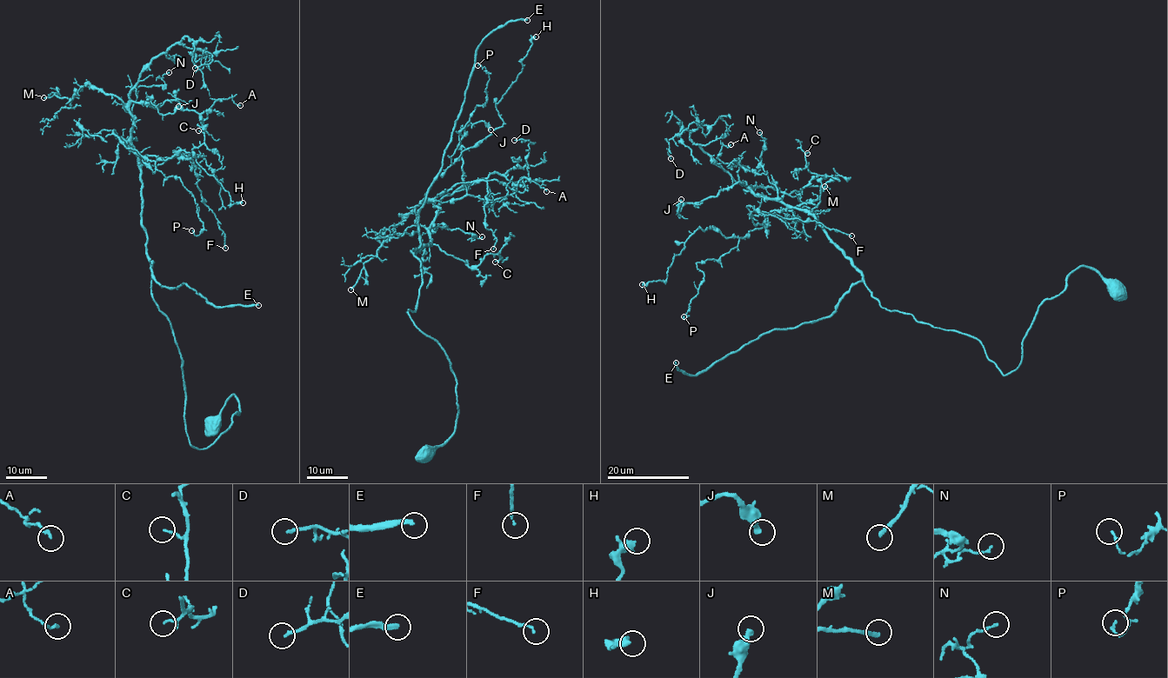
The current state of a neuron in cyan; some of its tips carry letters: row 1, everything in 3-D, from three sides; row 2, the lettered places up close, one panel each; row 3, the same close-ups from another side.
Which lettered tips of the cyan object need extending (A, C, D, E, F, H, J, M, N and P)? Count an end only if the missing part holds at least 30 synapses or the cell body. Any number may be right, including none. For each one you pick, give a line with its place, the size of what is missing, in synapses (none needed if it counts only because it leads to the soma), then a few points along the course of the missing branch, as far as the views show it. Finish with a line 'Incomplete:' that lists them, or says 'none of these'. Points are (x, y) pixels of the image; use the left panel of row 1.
E: place (258, 305); 130 synapses
Incomplete: E

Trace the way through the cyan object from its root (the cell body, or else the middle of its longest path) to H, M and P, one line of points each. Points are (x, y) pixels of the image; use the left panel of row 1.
H: (213, 425), (238, 401), (211, 445), (190, 445), (138, 158), (113, 130), (152, 161), (203, 155), (243, 202)
M: (213, 425), (238, 401), (211, 445), (190, 445), (180, 351), (151, 295), (133, 115), (87, 86), (43, 97)
P: (213, 425), (238, 401), (211, 445), (190, 445), (138, 158), (113, 130), (179, 177), (191, 230)

